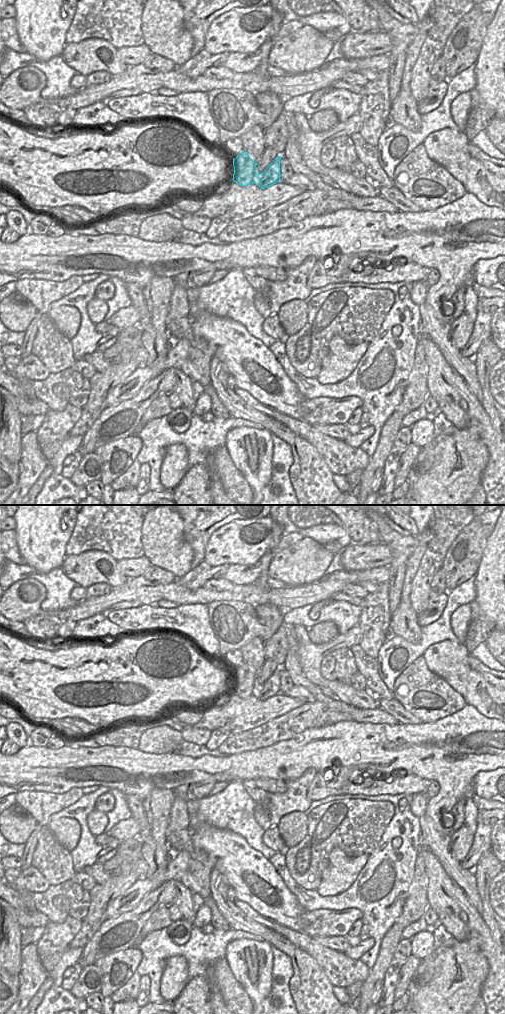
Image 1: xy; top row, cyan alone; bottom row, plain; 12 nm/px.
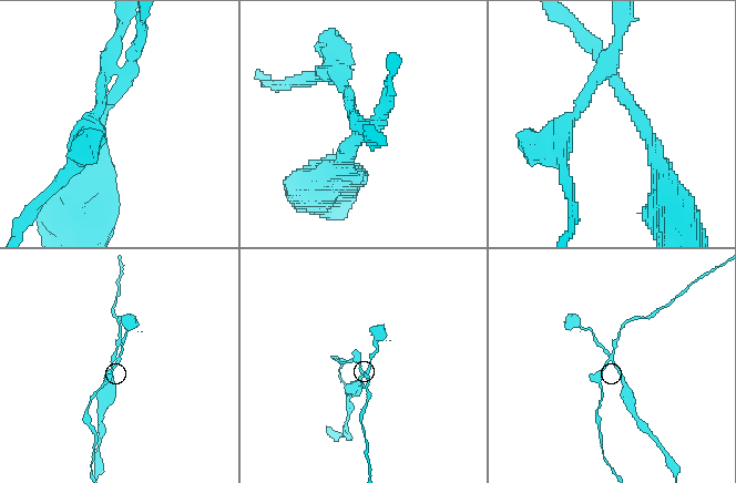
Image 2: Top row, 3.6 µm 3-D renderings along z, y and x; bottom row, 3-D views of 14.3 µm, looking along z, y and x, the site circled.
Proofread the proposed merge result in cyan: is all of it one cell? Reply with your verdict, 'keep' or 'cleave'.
cleave

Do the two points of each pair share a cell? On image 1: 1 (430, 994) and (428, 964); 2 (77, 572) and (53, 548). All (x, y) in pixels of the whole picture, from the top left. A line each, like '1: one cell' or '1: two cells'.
1: two cells
2: two cells

